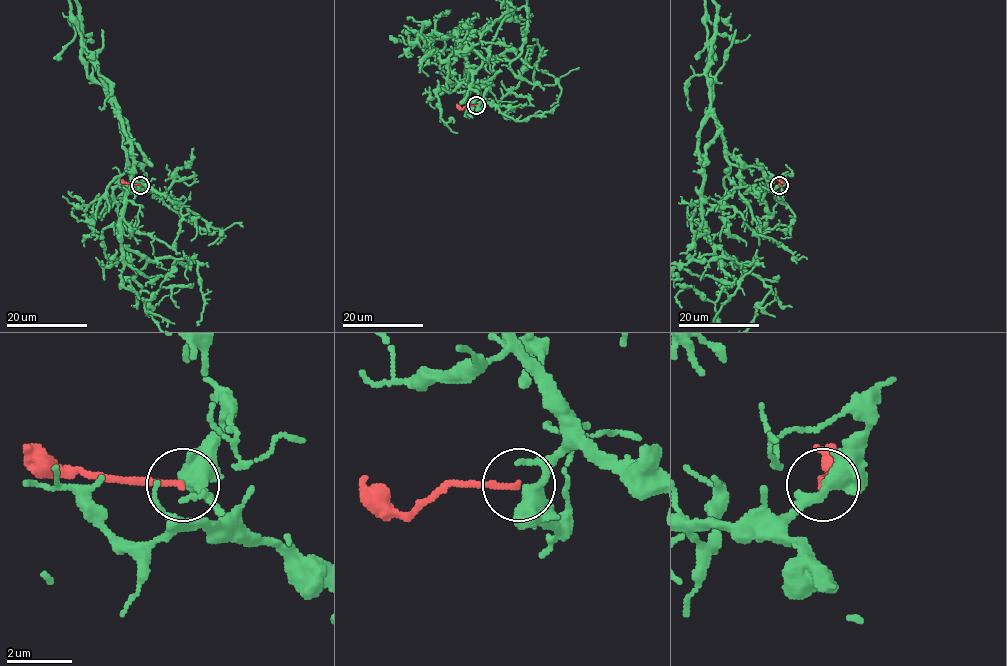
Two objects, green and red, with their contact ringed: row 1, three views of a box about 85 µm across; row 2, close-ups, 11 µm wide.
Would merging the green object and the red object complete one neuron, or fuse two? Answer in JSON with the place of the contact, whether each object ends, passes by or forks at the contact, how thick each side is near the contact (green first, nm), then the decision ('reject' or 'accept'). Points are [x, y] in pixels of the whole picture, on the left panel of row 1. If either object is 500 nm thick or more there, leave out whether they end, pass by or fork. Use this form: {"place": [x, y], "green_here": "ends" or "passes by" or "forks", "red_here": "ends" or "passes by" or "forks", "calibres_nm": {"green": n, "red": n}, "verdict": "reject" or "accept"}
{"place": [140, 185], "green_here": "passes by", "red_here": "ends", "calibres_nm": {"green": 440, "red": 190}, "verdict": "accept"}

